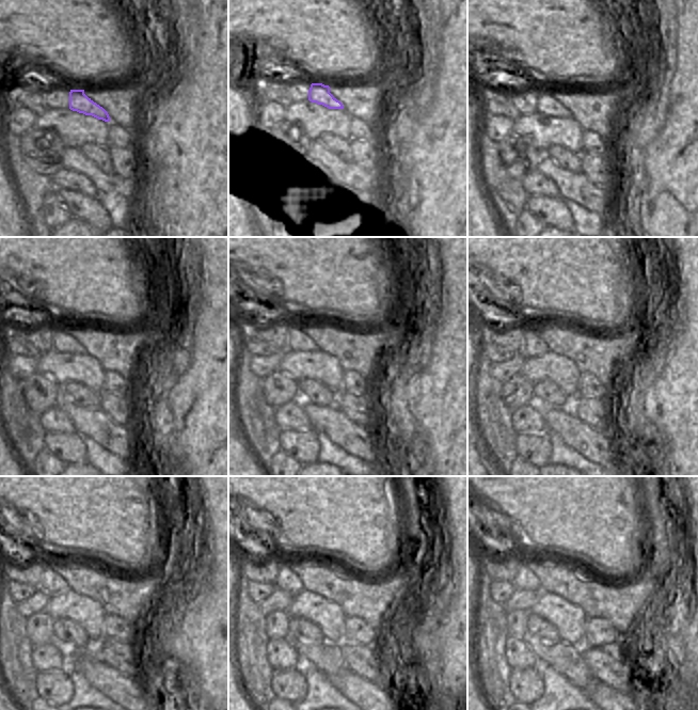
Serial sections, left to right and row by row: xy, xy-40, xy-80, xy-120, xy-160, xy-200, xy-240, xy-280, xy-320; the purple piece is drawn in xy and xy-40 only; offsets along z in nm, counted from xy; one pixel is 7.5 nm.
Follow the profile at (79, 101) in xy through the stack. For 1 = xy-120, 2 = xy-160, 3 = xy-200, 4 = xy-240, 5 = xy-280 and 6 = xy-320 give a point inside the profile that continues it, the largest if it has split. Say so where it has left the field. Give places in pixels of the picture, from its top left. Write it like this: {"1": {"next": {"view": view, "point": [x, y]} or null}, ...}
{"1": {"next": {"view": "xy-120", "point": [62, 342]}}, "2": {"next": {"view": "xy-160", "point": [299, 342]}}, "3": {"next": {"view": "xy-200", "point": [534, 346]}}, "4": {"next": {"view": "xy-240", "point": [51, 583]}}, "5": {"next": {"view": "xy-280", "point": [286, 580]}}, "6": {"next": {"view": "xy-320", "point": [524, 579]}}}

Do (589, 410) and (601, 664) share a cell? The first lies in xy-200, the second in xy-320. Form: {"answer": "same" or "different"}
{"answer": "same"}

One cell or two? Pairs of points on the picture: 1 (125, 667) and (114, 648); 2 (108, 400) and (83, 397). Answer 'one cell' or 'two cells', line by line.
1: one cell
2: two cells

